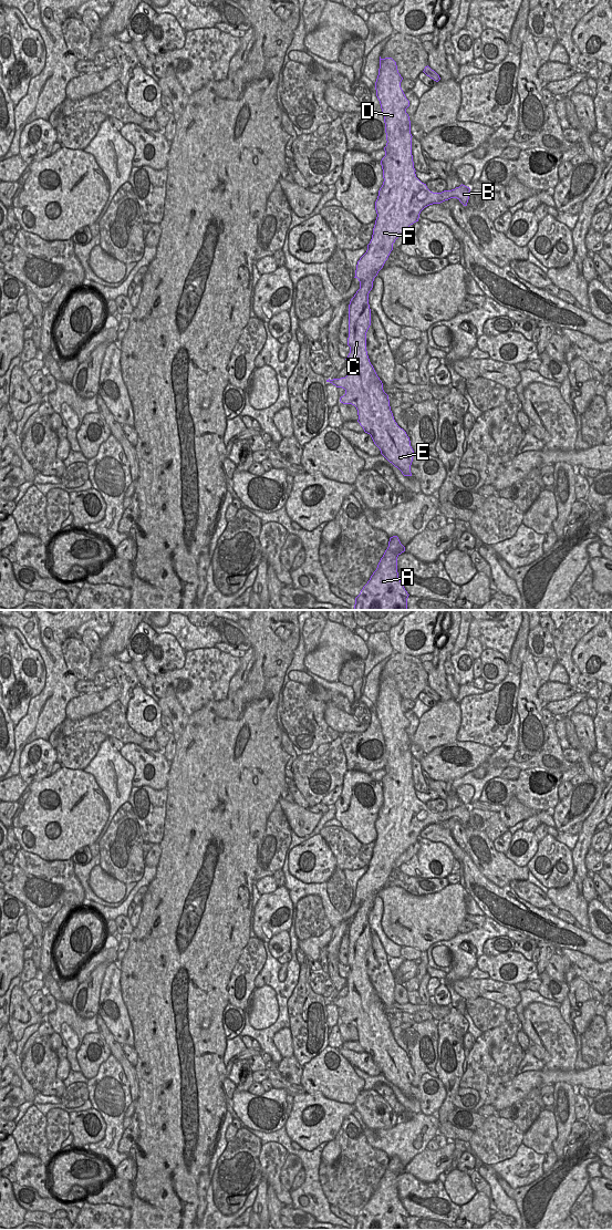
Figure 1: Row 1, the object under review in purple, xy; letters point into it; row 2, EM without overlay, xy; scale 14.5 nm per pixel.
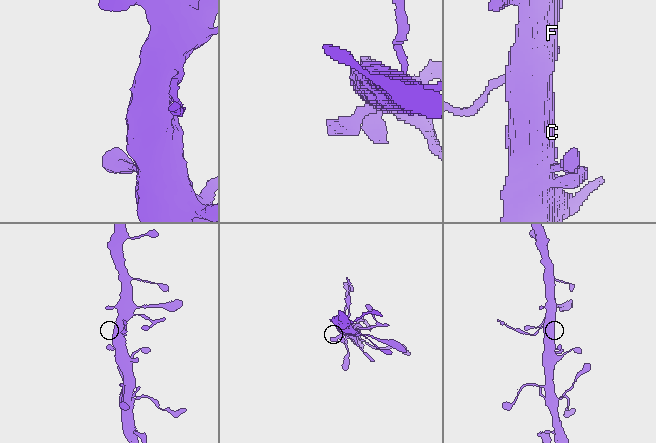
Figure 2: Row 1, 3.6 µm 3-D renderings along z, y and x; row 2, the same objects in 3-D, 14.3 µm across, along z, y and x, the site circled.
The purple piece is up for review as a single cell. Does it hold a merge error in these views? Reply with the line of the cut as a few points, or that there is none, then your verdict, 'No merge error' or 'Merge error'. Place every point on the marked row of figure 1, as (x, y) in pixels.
No split. No merge error

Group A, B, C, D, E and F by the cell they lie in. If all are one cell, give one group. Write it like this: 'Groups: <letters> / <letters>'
Groups: A B C D E F

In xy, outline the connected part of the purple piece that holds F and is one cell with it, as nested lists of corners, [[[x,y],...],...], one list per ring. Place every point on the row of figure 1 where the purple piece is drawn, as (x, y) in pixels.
[[[380,56],[375,90],[387,141],[385,156],[381,161],[384,182],[375,201],[377,217],[372,239],[356,265],[354,278],[359,279],[360,289],[349,304],[348,374],[326,382],[345,390],[340,402],[356,407],[357,422],[371,435],[381,454],[404,476],[412,476],[414,451],[409,437],[395,422],[388,395],[366,351],[366,332],[371,325],[369,293],[374,278],[393,250],[393,244],[411,225],[418,221],[421,211],[450,198],[457,198],[467,206],[470,188],[461,184],[452,190],[433,193],[416,177],[411,121],[406,113],[409,101],[401,87],[402,80],[396,62],[392,58]]]

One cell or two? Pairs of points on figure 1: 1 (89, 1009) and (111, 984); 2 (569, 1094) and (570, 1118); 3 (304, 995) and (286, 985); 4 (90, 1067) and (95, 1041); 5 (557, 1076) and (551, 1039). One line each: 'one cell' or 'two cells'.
1: two cells
2: one cell
3: two cells
4: one cell
5: two cells

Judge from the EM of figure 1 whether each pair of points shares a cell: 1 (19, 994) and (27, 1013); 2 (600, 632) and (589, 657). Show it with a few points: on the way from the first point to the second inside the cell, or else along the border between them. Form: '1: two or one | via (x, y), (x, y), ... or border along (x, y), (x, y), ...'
1: one | via (19, 999), (19, 1006), (22, 1010)
2: one | via (600, 638), (600, 645), (594, 651)

